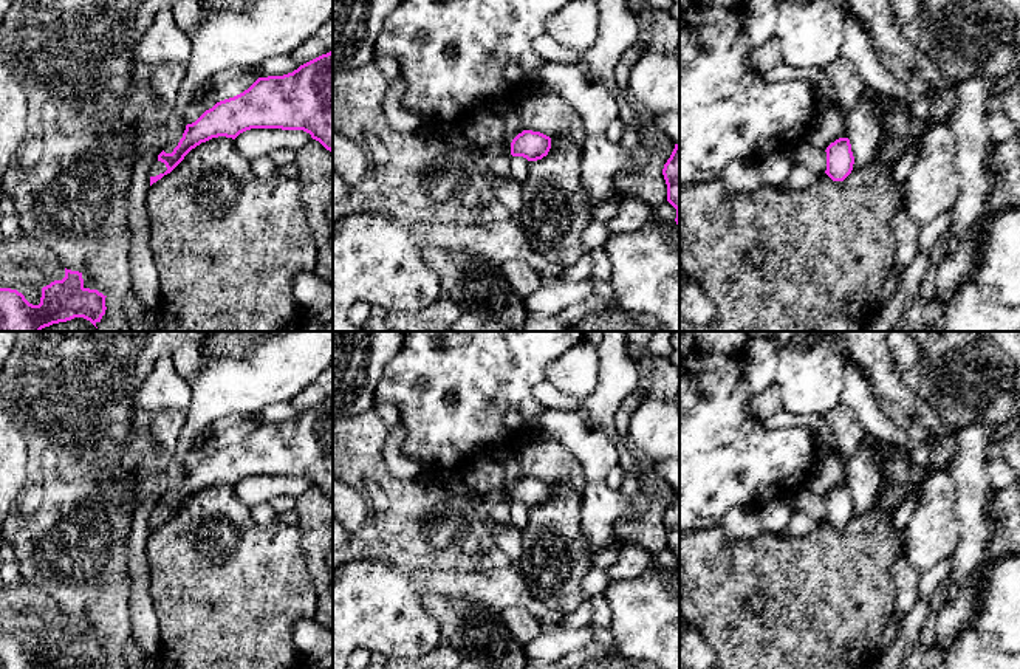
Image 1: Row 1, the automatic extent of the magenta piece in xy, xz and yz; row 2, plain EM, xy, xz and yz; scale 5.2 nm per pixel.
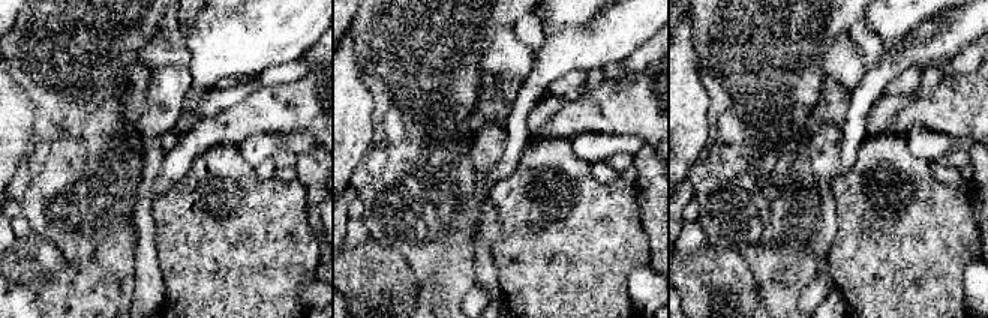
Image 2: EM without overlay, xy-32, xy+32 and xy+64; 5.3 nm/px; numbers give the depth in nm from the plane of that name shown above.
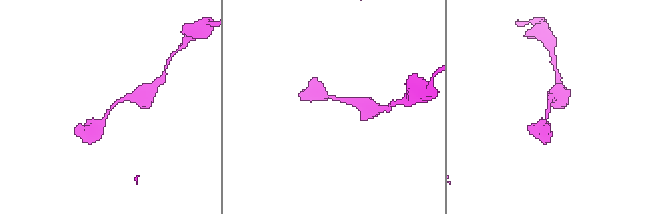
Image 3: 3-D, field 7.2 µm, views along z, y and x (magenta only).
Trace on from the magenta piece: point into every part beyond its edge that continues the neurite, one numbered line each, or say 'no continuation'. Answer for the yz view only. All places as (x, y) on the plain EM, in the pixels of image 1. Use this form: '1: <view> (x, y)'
no continuation

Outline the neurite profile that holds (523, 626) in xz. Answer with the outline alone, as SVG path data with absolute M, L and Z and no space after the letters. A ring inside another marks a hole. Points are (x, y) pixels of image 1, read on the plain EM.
M508 607L500 612L506 627L522 647L539 636L542 623L528 610Z

